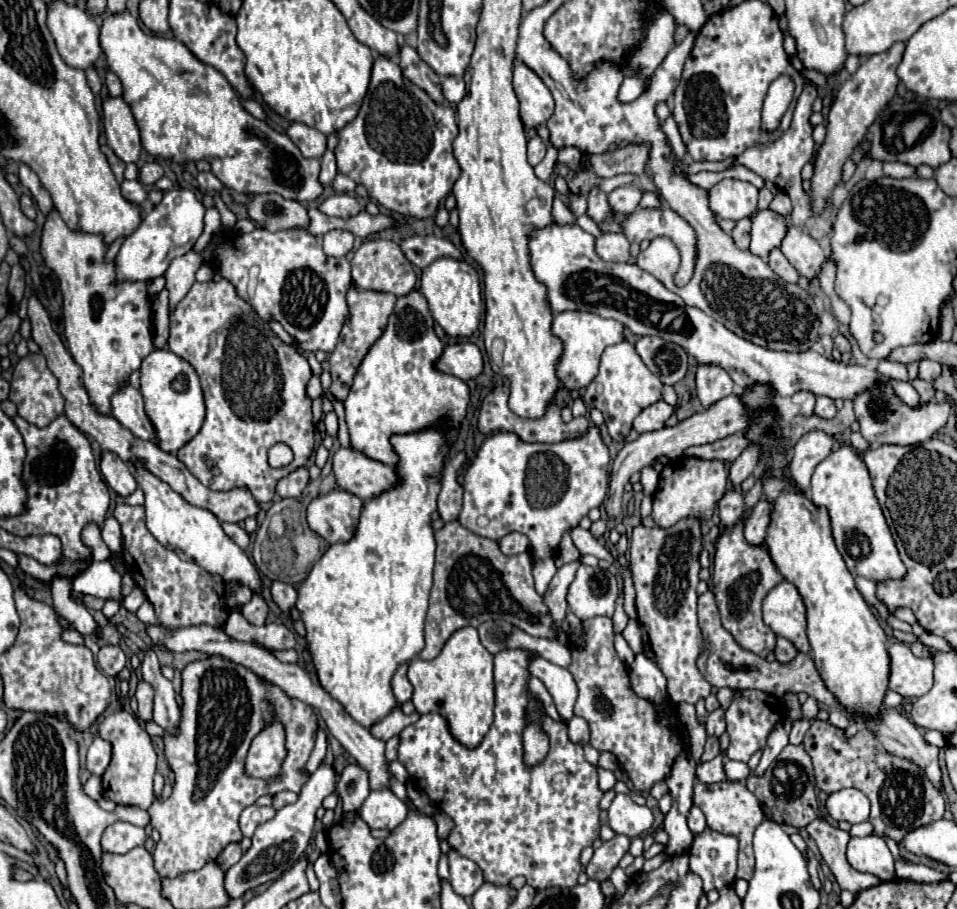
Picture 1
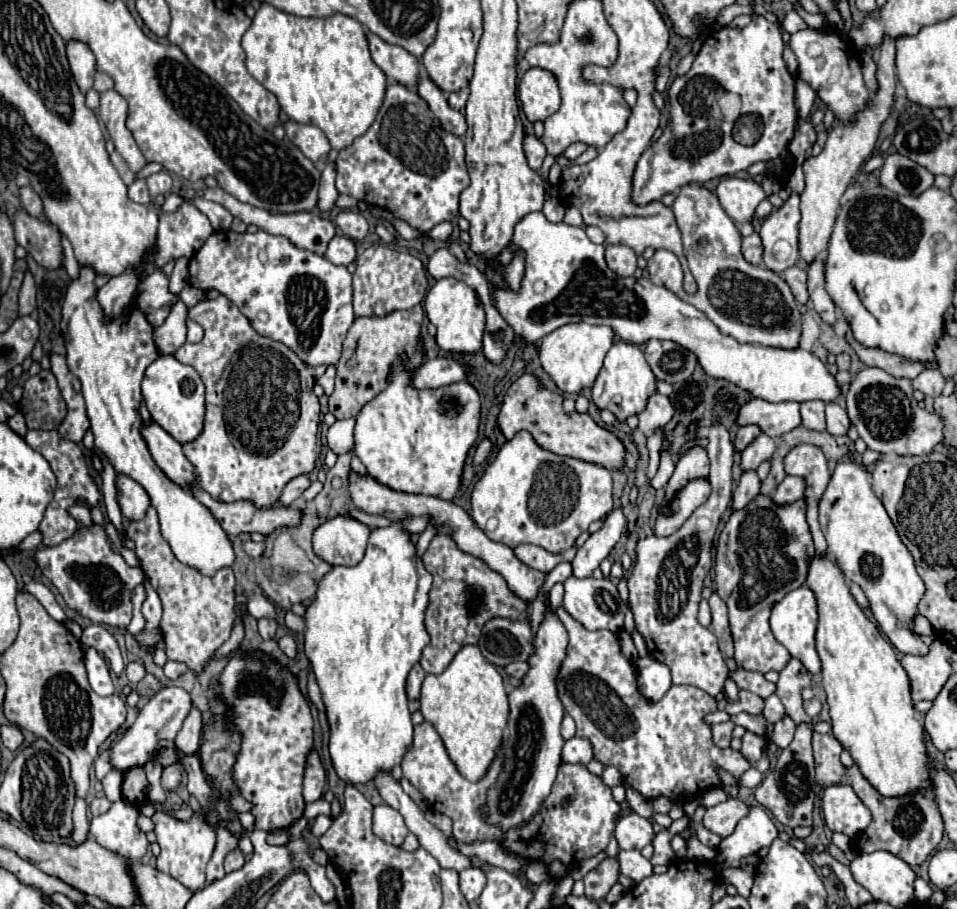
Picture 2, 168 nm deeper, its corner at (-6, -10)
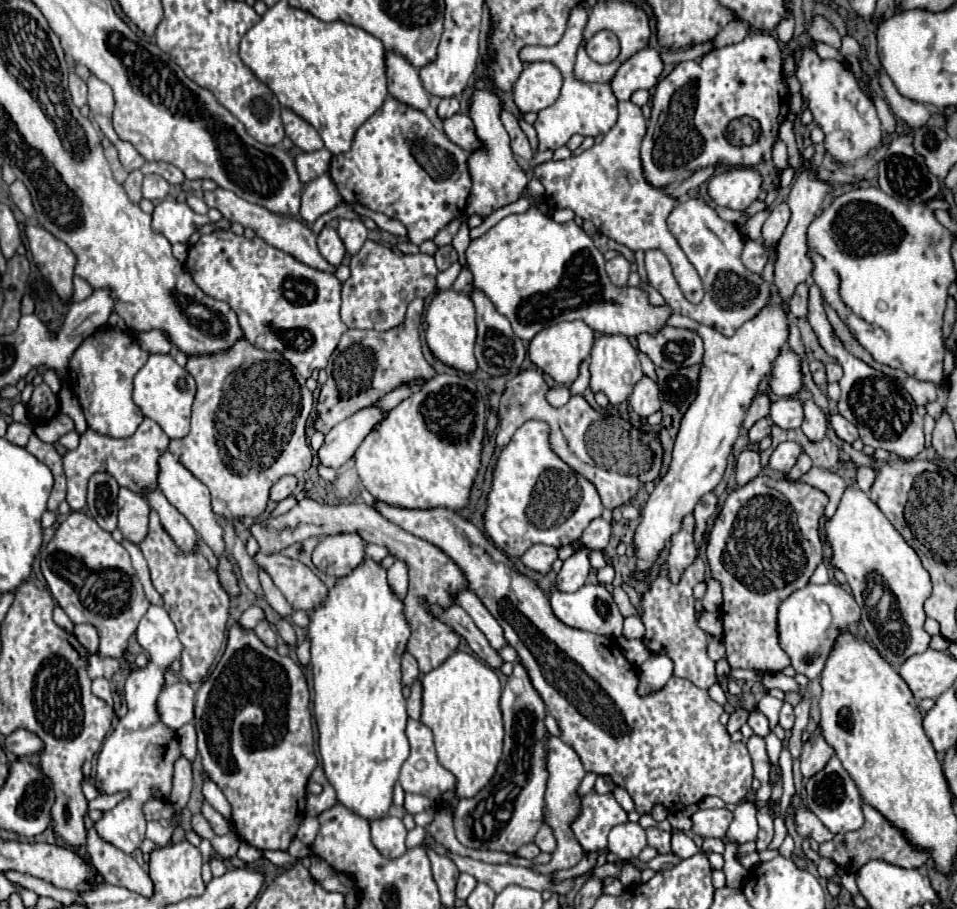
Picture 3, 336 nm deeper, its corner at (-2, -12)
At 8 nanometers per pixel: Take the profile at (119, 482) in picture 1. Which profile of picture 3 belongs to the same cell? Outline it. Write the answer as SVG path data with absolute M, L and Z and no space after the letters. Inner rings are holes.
M120 489L118 493L118 529L124 539L140 543L148 533L148 501L132 489Z

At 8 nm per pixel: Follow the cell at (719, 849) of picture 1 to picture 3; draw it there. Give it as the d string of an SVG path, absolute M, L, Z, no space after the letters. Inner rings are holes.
M742 801L734 809L734 821L728 827L726 837L722 839L724 843L748 843L758 839L758 821L756 821L756 807L750 801Z

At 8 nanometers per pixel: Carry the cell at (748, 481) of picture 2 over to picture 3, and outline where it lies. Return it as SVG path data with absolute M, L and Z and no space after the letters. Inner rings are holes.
M748 449L744 453L740 453L738 457L738 465L736 465L736 483L738 487L746 485L748 481L752 481L754 477L758 477L762 473L760 467L760 455L754 449Z

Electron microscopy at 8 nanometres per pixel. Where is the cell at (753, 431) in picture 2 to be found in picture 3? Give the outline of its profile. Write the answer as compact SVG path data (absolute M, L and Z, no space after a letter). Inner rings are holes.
M760 395L760 397L756 397L756 399L752 401L752 405L750 405L746 417L744 417L742 429L748 431L758 419L762 419L762 417L768 415L768 409L770 409L770 399L768 399L768 395Z

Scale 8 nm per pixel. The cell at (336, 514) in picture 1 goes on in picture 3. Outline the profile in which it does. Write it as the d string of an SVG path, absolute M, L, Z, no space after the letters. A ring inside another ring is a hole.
M358 533L328 535L316 545L312 553L312 563L326 575L344 577L362 563L366 555L364 549L366 541L362 541ZM328 571L340 571L340 573L328 573Z

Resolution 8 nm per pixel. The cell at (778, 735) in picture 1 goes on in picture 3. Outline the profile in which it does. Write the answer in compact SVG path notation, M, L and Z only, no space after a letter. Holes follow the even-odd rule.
M784 703L782 711L780 711L780 727L784 731L790 731L794 725L794 707L790 703Z

